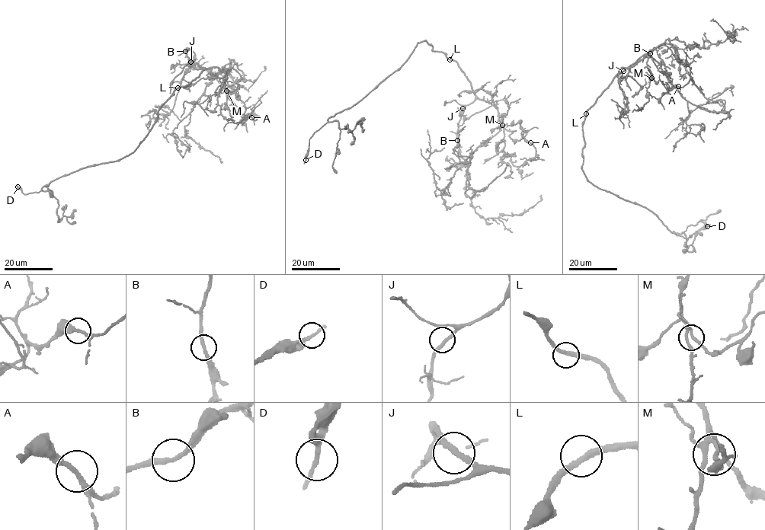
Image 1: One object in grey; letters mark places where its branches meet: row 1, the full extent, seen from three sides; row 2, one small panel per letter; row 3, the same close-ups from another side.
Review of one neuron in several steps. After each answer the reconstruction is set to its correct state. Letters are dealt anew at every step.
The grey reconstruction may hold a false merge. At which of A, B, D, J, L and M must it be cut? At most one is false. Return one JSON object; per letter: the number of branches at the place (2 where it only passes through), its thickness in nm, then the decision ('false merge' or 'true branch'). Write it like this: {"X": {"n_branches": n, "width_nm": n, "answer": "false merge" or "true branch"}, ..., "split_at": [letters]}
{"A": {"n_branches": 2, "width_nm": 200, "answer": "true branch"}, "B": {"n_branches": 2, "width_nm": 240, "answer": "true branch"}, "D": {"n_branches": 2, "width_nm": 200, "answer": "true branch"}, "J": {"n_branches": 2, "width_nm": 240, "answer": "true branch"}, "L": {"n_branches": 2, "width_nm": 280, "answer": "true branch"}, "M": {"n_branches": 2, "width_nm": 160, "answer": "true branch"}, "split_at": []}

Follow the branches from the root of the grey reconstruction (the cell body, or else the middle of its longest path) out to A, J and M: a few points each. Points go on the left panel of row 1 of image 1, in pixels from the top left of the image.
A: (177, 87), (206, 68), (225, 72), (232, 68), (241, 76), (233, 92), (244, 105), (245, 116), (251, 117)
J: (177, 87), (189, 84), (203, 69), (190, 62)
M: (177, 87), (189, 84), (204, 69), (216, 67), (225, 72), (228, 68), (225, 84), (226, 90)

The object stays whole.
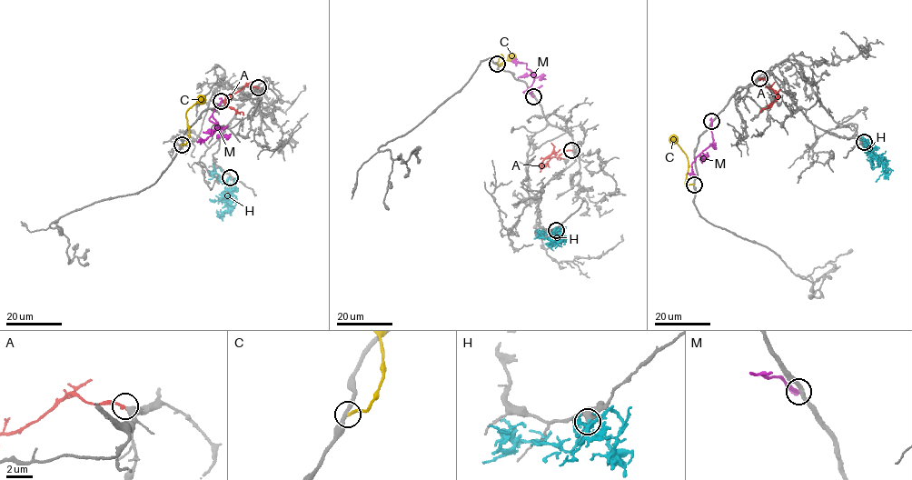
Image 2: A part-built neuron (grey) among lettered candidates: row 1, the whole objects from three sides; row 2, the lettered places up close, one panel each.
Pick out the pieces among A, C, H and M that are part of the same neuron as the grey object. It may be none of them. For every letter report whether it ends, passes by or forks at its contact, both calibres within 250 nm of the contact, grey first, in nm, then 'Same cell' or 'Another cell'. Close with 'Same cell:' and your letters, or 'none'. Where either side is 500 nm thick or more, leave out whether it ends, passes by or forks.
A: It ends there. Thickness 360 nm (grey) against 190 nm. Same cell
C: It ends there. Thickness 280 nm (grey) against 220 nm. Another cell
H: It ends there. Thickness 360 nm (grey) against 190 nm. Another cell
M: It passes by. Thickness 320 nm (grey) against 190 nm. Another cell
Same cell: A

